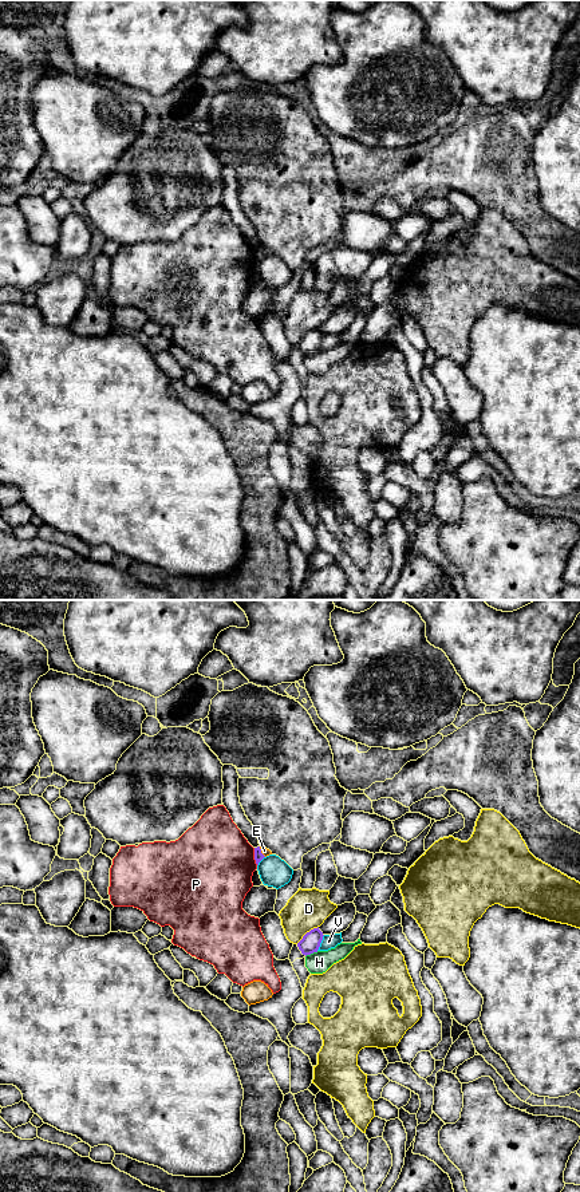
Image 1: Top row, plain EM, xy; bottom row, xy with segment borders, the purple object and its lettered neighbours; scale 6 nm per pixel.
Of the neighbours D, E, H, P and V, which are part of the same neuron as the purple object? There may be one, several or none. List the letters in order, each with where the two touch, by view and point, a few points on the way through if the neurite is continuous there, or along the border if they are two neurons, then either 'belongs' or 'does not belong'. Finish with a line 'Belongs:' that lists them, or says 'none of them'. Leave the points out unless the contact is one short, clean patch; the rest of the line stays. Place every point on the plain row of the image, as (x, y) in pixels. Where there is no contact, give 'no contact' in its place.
D: xy (307, 332) | along xy (318, 326), (311, 328), (296, 343) | does not belong
E: xy (260, 252) | along xy (259, 247), (265, 256) | does not belong
H: xy (311, 352) | does not belong
P: xy (255, 256) | does not belong
V: xy (320, 342) | does not belong
Belongs: none of them

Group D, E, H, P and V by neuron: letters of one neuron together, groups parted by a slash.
D / E / H / P / V

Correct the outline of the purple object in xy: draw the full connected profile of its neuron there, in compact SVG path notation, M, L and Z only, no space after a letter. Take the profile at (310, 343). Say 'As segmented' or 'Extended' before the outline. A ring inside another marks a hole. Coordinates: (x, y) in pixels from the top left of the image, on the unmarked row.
As segmented. M319 327L313 328L303 336L303 339L297 343L297 347L301 351L301 354L305 356L317 352L323 336L324 335L319 329Z

